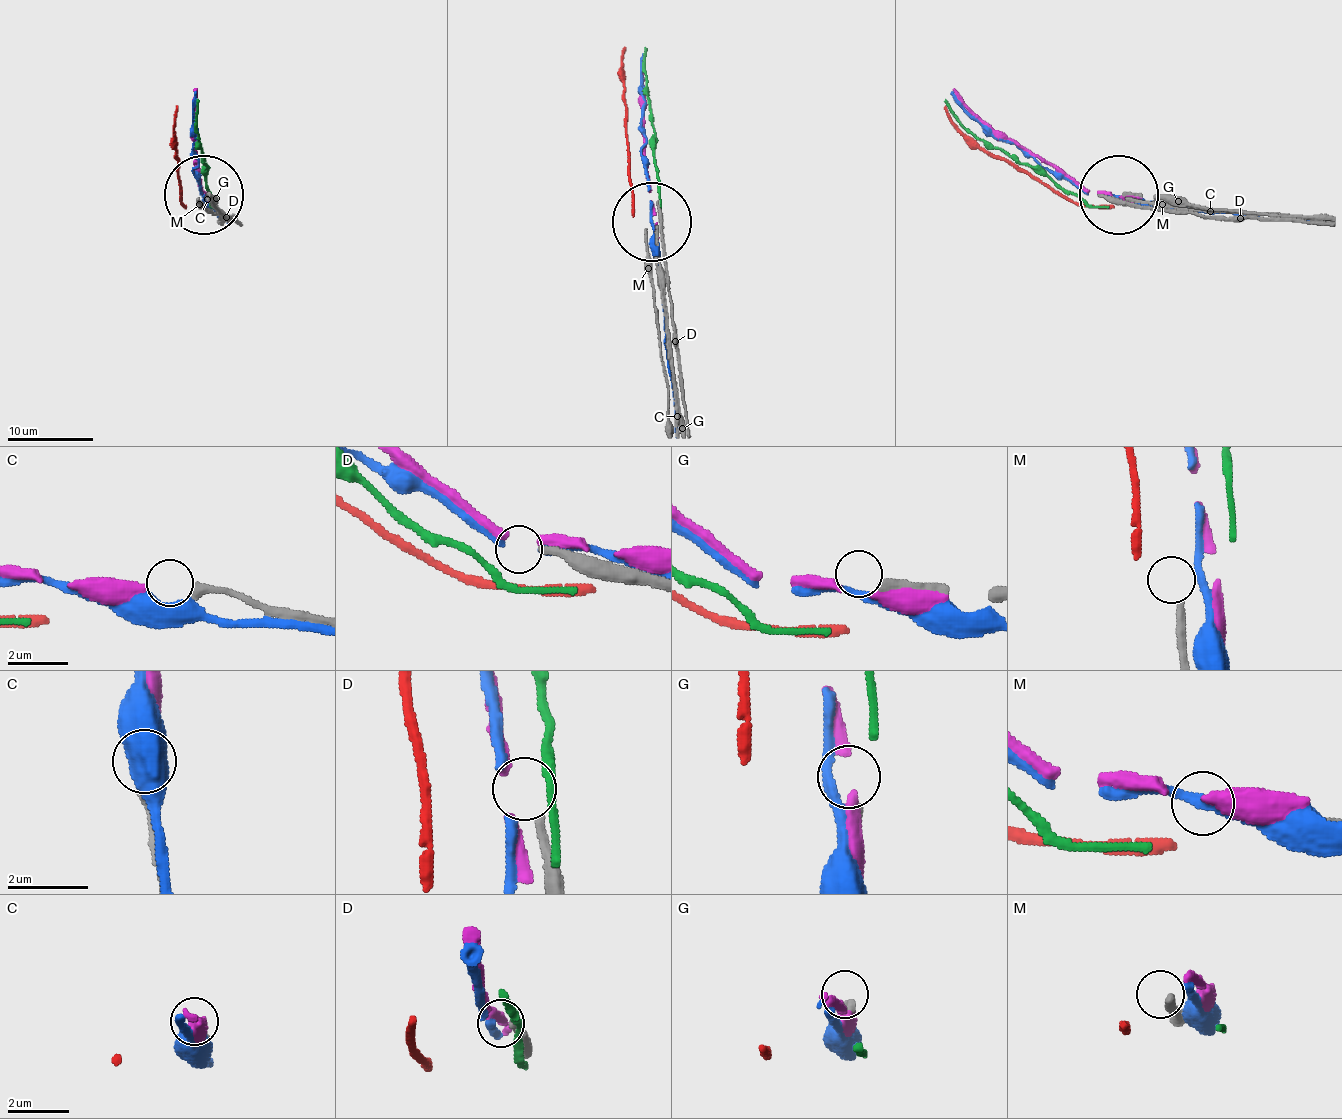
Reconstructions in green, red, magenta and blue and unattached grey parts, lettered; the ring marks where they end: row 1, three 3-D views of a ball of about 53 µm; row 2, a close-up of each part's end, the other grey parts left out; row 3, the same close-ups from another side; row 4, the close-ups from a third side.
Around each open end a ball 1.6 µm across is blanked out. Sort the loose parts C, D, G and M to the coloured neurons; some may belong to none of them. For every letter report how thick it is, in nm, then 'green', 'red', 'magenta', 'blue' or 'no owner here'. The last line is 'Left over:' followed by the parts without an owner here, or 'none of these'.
C: calibre 320 nm; no owner here
D: calibre 240 nm; no owner here
G: calibre 300 nm; no owner here
M: calibre 300 nm; no owner here
Left over: C, D, G, M

